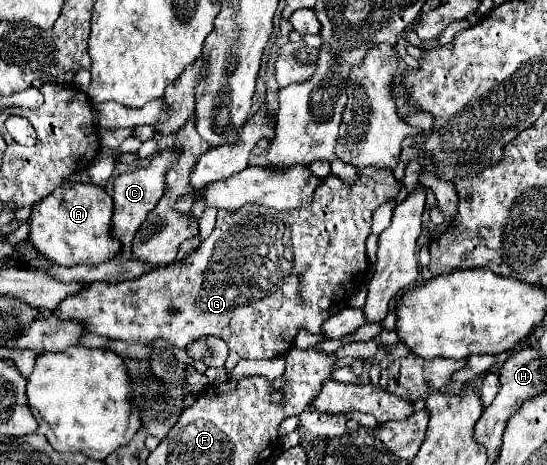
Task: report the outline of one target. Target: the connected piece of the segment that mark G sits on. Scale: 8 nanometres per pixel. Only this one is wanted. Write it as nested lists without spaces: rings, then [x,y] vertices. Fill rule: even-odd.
[[[372,167],[358,171],[358,181],[354,185],[348,185],[344,181],[340,181],[338,177],[330,175],[324,179],[324,183],[316,189],[314,201],[304,207],[304,209],[292,209],[292,211],[274,211],[268,207],[262,207],[258,203],[248,203],[242,209],[230,213],[230,211],[218,211],[218,219],[216,219],[216,227],[210,233],[210,237],[206,241],[202,241],[198,245],[198,249],[182,263],[182,265],[166,265],[166,267],[158,267],[156,271],[132,279],[132,281],[118,281],[118,283],[92,283],[88,289],[84,289],[80,295],[74,295],[72,299],[64,299],[64,303],[60,303],[60,307],[56,309],[58,315],[80,315],[80,319],[84,319],[84,323],[88,323],[88,327],[92,327],[92,333],[98,335],[106,335],[110,339],[116,341],[128,341],[128,343],[150,343],[152,339],[168,339],[172,345],[176,347],[186,347],[194,341],[200,341],[204,337],[218,337],[222,341],[226,341],[230,351],[236,351],[242,359],[274,359],[274,357],[282,357],[292,349],[292,343],[298,335],[300,329],[306,329],[308,333],[322,333],[322,325],[324,321],[330,317],[330,307],[336,303],[344,303],[346,299],[350,299],[356,293],[358,287],[358,279],[362,275],[366,275],[368,269],[368,257],[366,257],[366,239],[370,235],[370,227],[372,227],[372,213],[378,205],[382,205],[384,201],[396,197],[400,193],[400,185],[394,179],[394,175],[388,175],[388,171],[372,171]]]

